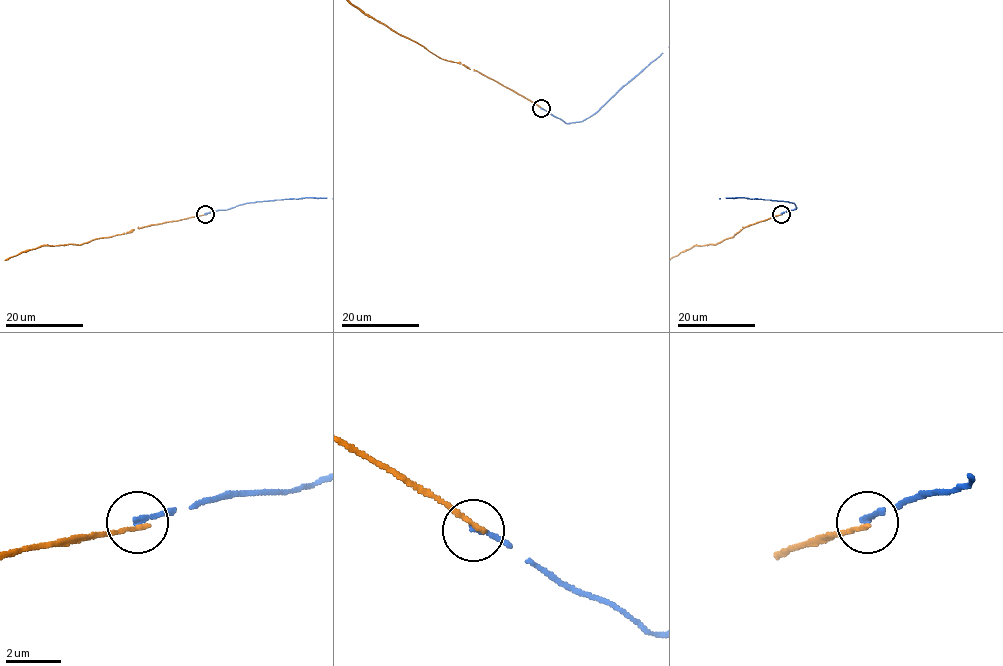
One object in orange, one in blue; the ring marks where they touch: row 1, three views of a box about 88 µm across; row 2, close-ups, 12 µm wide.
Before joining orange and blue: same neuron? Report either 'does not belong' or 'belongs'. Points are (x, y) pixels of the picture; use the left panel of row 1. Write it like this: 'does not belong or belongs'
does not belong

